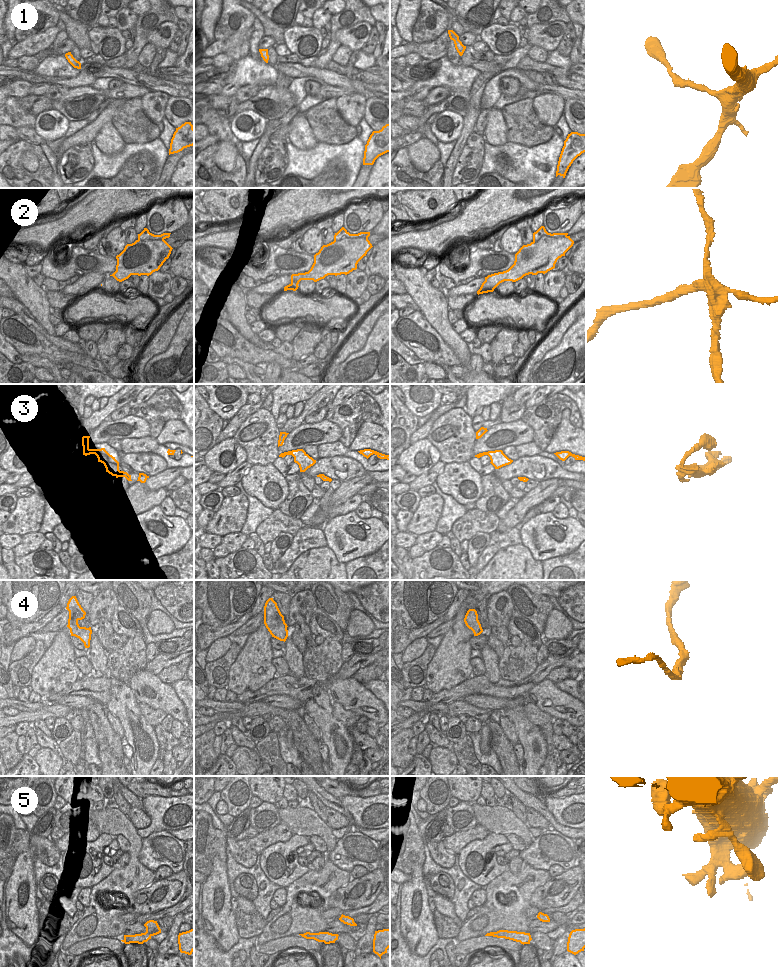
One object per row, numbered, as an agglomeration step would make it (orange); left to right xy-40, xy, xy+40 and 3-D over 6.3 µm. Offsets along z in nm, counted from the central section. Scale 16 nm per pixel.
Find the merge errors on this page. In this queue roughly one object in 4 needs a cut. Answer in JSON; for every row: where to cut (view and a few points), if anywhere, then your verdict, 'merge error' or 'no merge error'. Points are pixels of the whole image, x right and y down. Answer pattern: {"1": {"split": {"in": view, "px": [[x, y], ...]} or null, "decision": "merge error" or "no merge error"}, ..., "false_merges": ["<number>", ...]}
{"1": {"split": null, "decision": "no merge error"}, "2": {"split": {"in": "xy+40", "px": [[566, 235], [562, 237], [542, 236], [533, 242]]}, "decision": "merge error"}, "3": {"split": {"in": "xy", "px": [[280, 434], [286, 435]]}, "decision": "merge error"}, "4": {"split": null, "decision": "no merge error"}, "5": {"split": null, "decision": "no merge error"}, "false_merges": ["2", "3"]}

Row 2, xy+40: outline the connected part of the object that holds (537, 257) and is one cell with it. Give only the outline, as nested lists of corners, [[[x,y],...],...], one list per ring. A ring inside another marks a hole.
[[[542,236],[537,242],[523,245],[515,254],[514,264],[506,271],[485,277],[477,294],[493,292],[504,281],[516,282],[529,274],[547,273],[555,268],[557,260],[565,256],[573,244],[570,236],[563,238]]]

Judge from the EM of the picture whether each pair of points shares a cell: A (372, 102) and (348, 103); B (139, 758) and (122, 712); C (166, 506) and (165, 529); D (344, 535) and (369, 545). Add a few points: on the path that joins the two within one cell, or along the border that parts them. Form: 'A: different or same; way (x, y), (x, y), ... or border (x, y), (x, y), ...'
A: different; border (367, 97), (365, 112), (362, 117)
B: same; way (140, 746), (140, 735), (133, 722)
C: different; border (159, 506), (165, 515), (173, 516)
D: same; way (350, 537), (363, 541)

